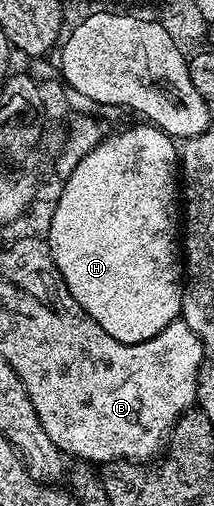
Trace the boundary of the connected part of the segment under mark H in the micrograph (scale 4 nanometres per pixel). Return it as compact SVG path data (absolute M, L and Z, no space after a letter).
M137 124L141 125L113 131L102 139L100 145L95 146L89 154L84 154L79 159L71 175L64 178L62 185L65 186L62 187L61 194L57 197L57 206L49 217L49 233L47 232L49 250L57 273L67 283L75 303L79 303L79 307L83 307L83 311L87 311L87 315L91 315L91 319L95 319L95 323L99 323L99 327L103 327L103 331L111 335L111 339L128 345L143 343L159 335L159 331L163 331L163 327L167 327L172 321L178 320L181 317L183 296L183 265L179 260L179 149L174 138L164 133L158 125Z

